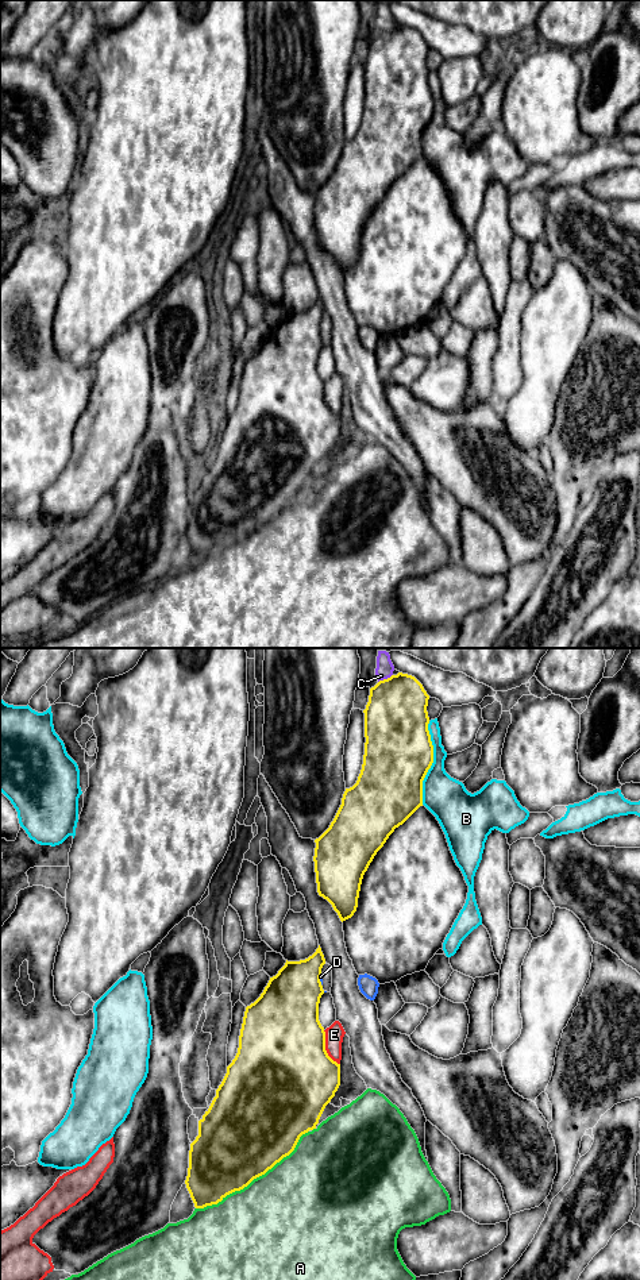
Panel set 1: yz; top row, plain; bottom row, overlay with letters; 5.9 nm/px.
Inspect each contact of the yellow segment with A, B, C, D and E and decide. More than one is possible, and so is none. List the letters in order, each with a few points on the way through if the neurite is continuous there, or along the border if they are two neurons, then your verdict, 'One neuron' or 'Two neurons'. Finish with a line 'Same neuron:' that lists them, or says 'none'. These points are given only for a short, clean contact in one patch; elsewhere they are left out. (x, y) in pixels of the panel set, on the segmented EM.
A: Two neurons
B: Two neurons
C: Two neurons
D: Boundary: yz (320, 975), (322, 983). Two neurons
E: Two neurons
Same neuron: none

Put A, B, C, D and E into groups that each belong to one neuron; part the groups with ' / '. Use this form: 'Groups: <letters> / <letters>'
Groups: A / B / C / D / E

